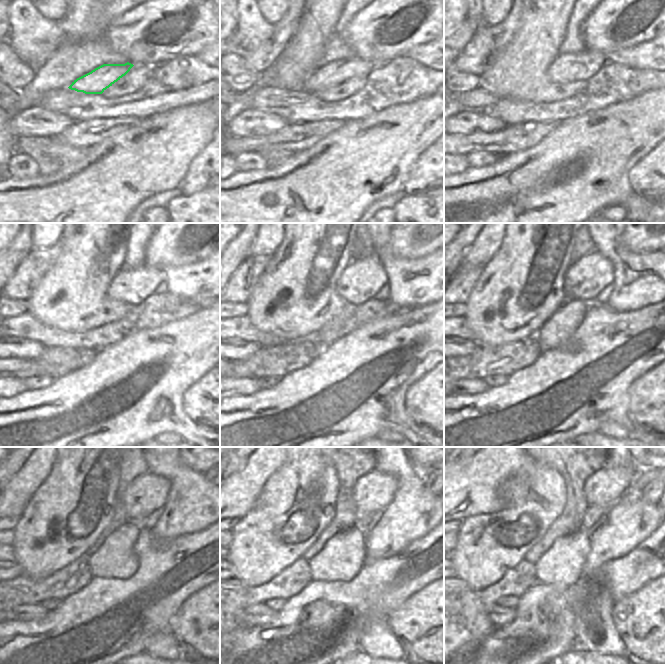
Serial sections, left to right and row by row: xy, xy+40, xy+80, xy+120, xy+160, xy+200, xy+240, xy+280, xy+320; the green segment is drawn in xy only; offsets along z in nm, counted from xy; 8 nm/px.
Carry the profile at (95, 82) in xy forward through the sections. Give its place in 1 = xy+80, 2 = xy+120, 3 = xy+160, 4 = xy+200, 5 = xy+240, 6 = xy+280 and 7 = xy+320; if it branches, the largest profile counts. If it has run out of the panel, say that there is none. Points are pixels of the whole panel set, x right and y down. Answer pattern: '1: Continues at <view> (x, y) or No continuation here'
1: Continues at xy+80 (583, 65)
2: Continues at xy+120 (131, 286)
3: Continues at xy+160 (361, 280)
4: Continues at xy+200 (585, 279)
5: Continues at xy+240 (149, 492)
6: Continues at xy+280 (373, 492)
7: Continues at xy+320 (606, 485).

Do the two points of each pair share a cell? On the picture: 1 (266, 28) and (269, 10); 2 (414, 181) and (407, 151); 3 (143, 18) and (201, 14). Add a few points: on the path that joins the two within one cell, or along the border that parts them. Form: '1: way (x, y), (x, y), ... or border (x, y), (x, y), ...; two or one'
1: border (259, 10), (261, 15), (273, 24); two
2: border (427, 148), (412, 165), (403, 187); two
3: way (136, 42), (152, 47), (172, 47), (184, 38); one

